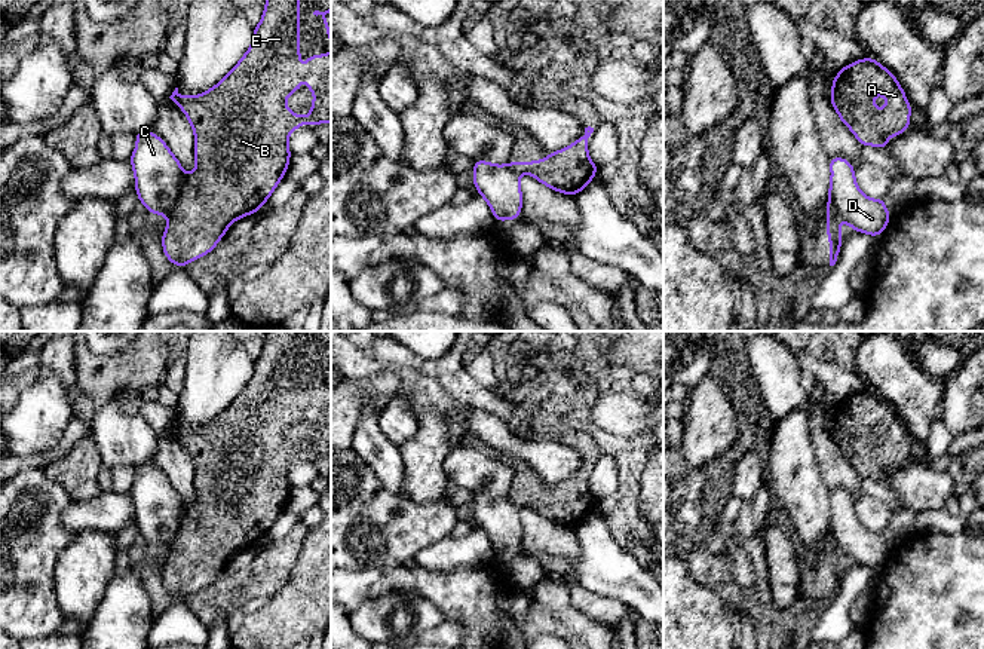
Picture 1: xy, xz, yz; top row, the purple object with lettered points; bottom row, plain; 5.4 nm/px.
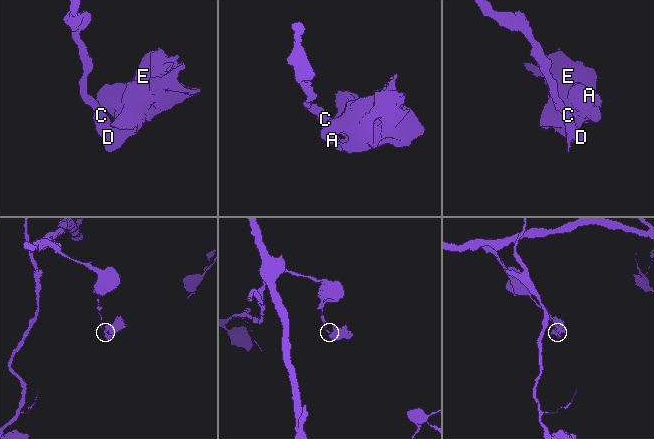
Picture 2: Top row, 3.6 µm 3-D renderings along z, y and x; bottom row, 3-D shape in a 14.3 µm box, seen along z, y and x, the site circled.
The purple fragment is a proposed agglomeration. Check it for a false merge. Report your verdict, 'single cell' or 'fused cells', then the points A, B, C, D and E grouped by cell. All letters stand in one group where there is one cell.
fused cells | A B E / C D

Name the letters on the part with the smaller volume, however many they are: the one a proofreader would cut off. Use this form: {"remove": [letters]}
{"remove": ["A", "B", "E"]}

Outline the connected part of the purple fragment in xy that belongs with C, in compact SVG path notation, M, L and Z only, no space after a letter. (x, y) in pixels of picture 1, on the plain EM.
M148 462L135 469L137 478L129 495L140 535L153 547L169 548L184 520L181 496L165 474Z

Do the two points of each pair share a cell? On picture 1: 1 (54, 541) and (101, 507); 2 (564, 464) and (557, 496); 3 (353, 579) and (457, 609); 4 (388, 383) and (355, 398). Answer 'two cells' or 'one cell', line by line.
1: two cells
2: two cells
3: one cell
4: one cell

